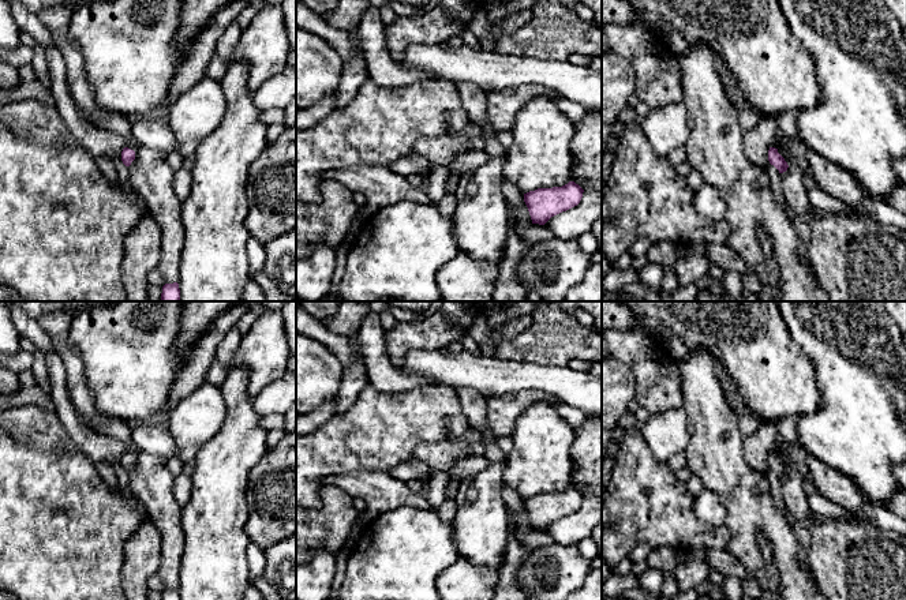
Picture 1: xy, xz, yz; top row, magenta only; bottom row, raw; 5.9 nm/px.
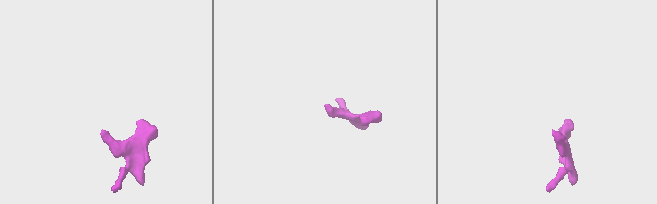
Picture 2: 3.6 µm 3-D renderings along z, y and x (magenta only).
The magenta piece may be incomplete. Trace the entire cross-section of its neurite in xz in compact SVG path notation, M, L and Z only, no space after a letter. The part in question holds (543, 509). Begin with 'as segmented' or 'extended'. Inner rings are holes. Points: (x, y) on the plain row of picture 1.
as segmented; M574 487L562 492L538 494L524 499L532 529L544 530L551 522L577 511L584 495Z

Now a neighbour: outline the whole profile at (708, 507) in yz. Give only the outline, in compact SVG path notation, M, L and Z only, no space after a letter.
M707 488L695 498L695 513L699 520L712 526L723 525L726 517L719 496Z

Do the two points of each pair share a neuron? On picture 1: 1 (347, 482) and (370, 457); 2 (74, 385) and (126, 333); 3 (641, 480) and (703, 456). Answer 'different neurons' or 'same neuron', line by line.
1: different neurons
2: different neurons
3: different neurons

